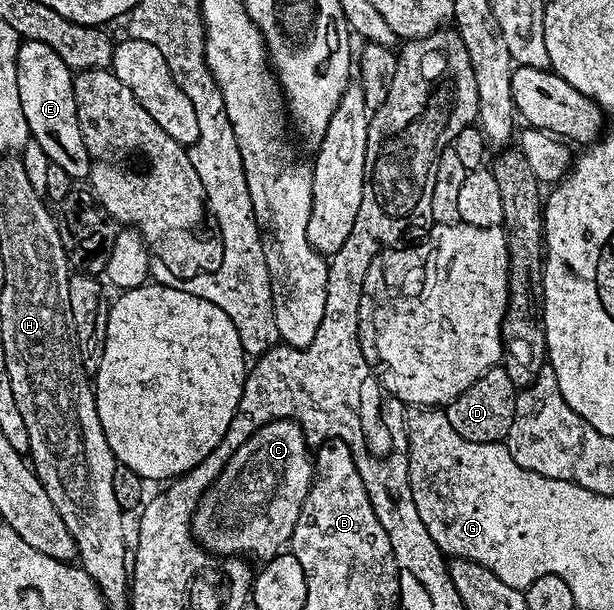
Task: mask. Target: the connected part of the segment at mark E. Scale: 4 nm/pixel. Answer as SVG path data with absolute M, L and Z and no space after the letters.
M22 47L16 56L18 95L22 99L22 115L26 115L31 140L36 141L38 147L46 151L49 162L62 167L66 175L74 179L87 178L90 173L88 152L82 139L72 82L68 79L65 81L32 81L32 68L36 65L35 51L37 52L32 47Z

